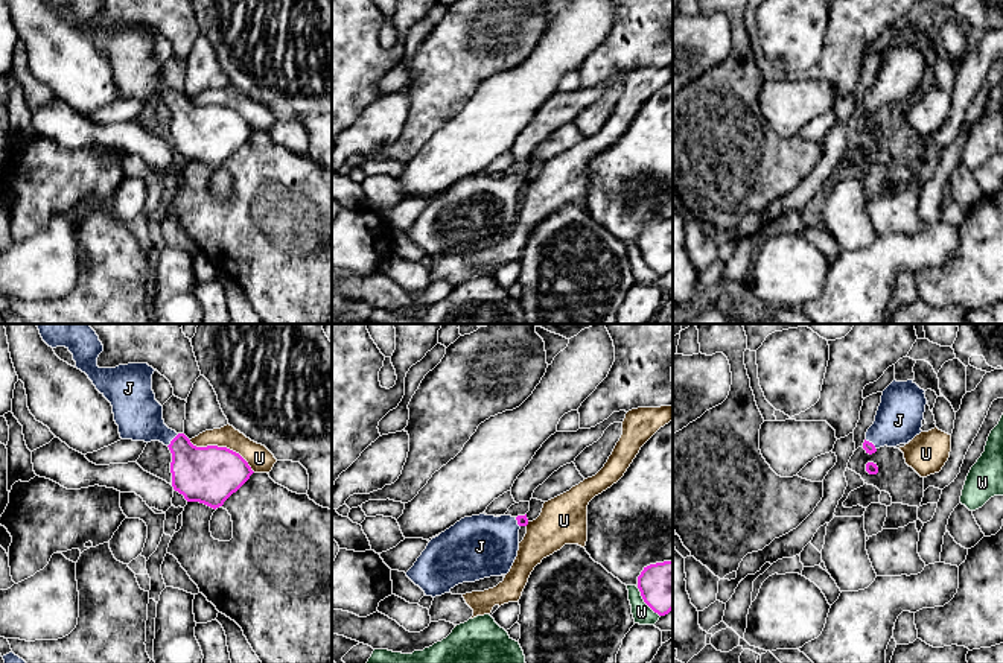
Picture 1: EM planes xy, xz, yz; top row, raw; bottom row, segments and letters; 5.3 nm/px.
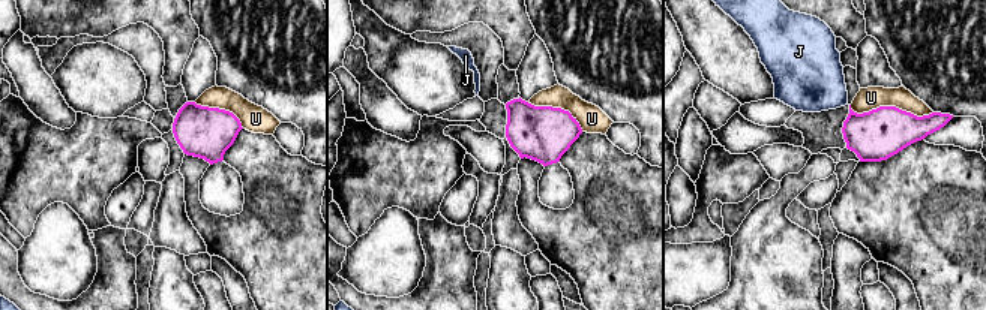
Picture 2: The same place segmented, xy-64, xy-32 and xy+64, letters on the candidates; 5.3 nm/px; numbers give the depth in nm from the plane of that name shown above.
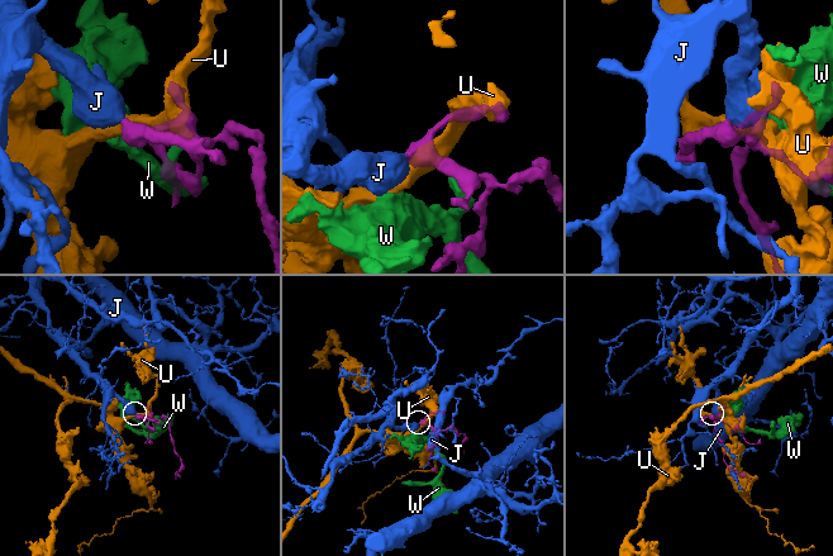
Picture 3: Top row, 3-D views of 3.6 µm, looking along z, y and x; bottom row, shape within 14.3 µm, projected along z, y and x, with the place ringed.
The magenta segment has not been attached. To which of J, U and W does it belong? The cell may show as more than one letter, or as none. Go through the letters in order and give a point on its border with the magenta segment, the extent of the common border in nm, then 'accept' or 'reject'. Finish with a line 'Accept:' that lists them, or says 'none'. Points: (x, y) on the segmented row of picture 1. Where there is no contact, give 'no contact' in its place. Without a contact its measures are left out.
J: meets magenta in xy at (172, 440); contact 90 nm long; accept
U: meets magenta in xy at (222, 447); contact 400 nm long; reject
W: meets magenta in xz at (646, 602); contact 200 nm long; reject
Accept: J

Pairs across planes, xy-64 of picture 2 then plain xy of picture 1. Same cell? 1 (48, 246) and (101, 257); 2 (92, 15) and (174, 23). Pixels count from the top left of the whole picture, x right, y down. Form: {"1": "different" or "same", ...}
{"1": "different", "2": "same"}

